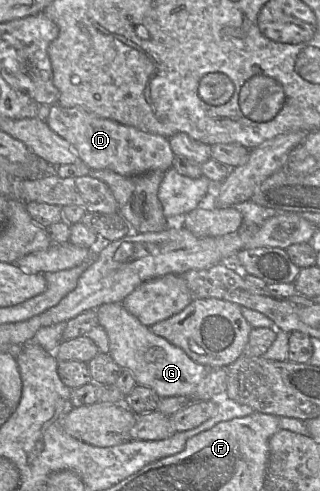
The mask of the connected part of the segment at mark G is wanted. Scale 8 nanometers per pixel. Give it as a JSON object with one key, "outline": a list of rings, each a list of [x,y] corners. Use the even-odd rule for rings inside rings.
{"outline":[[[121,303],[100,305],[96,313],[109,339],[108,354],[120,368],[132,373],[137,385],[151,388],[160,398],[190,396],[205,377],[209,367],[194,362],[182,349],[155,335]]]}

